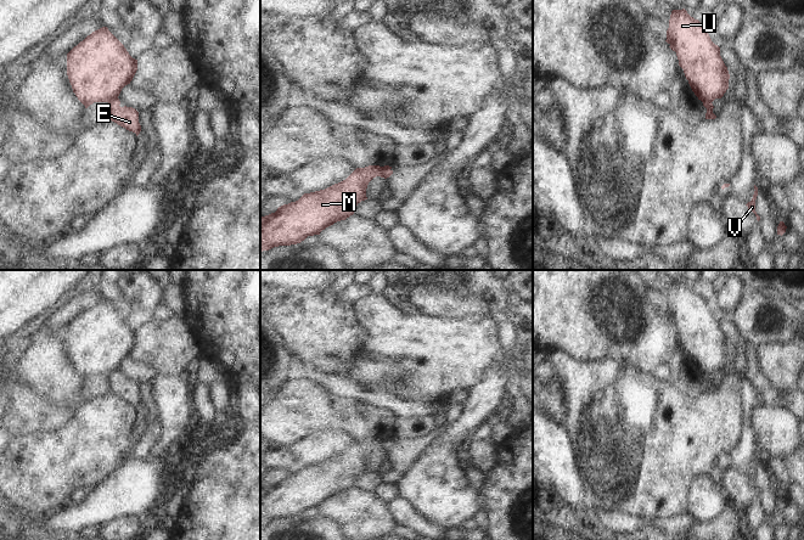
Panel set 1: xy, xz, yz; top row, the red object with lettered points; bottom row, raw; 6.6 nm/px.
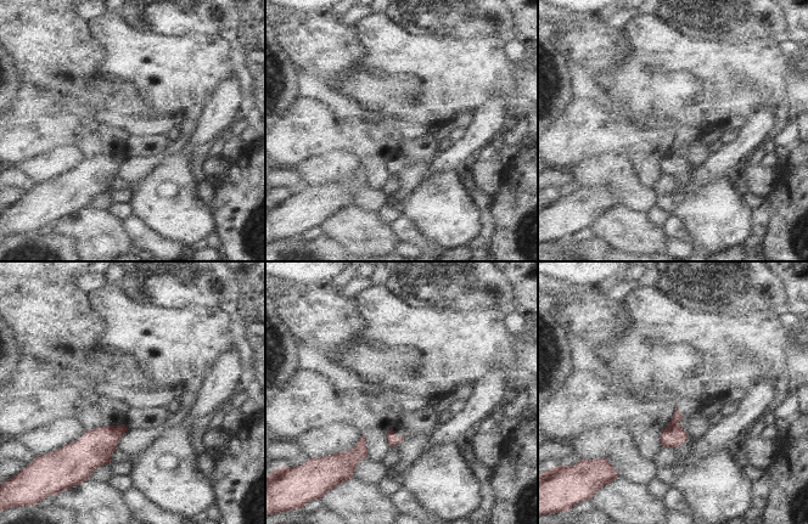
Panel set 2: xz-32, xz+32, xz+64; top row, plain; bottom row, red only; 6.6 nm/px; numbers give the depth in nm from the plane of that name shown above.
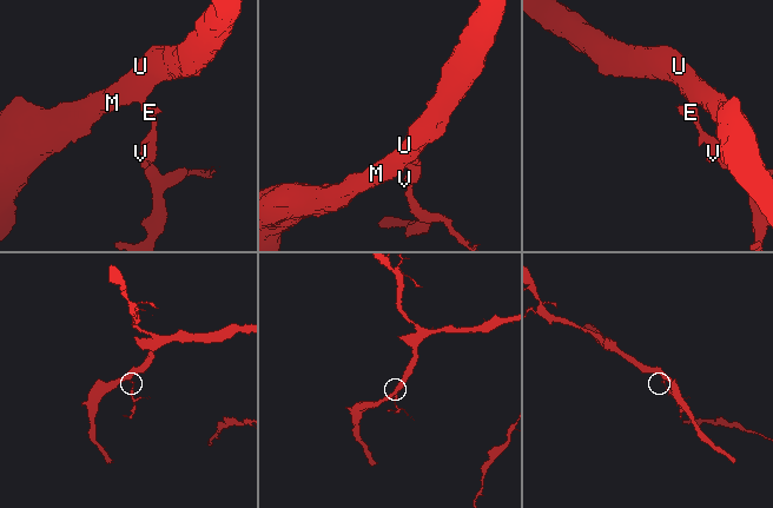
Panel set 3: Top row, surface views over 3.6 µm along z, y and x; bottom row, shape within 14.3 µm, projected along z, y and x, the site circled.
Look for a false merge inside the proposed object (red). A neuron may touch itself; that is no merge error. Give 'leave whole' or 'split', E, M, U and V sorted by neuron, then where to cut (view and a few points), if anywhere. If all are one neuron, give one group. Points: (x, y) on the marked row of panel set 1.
split; groups E V / M U; cut xy (117, 97), (108, 102)

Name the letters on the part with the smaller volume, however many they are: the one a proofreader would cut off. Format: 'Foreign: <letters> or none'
Foreign: E, V

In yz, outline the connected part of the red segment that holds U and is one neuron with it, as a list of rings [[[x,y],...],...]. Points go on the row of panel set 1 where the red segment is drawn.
[[[685,9],[673,10],[667,40],[676,52],[679,66],[702,102],[721,99],[729,89],[730,74],[707,28],[691,17]]]

